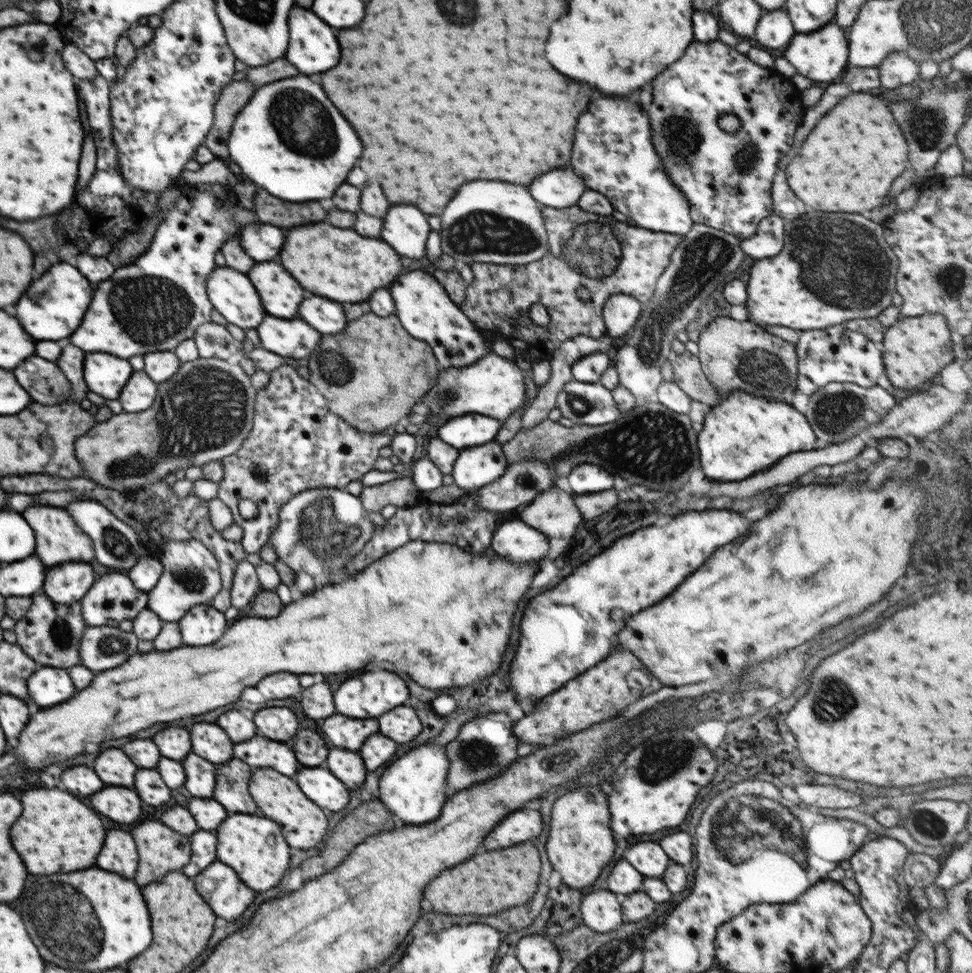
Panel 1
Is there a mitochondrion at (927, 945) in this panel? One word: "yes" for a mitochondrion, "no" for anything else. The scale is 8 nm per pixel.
no

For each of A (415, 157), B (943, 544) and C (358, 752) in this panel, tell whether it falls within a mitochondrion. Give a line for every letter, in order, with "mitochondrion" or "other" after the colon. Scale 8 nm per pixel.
A: other
B: mitochondrion
C: other

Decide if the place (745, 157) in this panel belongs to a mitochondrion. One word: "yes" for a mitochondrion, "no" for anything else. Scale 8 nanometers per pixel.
yes

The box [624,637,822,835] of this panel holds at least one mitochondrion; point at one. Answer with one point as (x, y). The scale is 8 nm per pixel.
(670, 753)

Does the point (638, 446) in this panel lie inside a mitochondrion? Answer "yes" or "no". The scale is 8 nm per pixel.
yes

